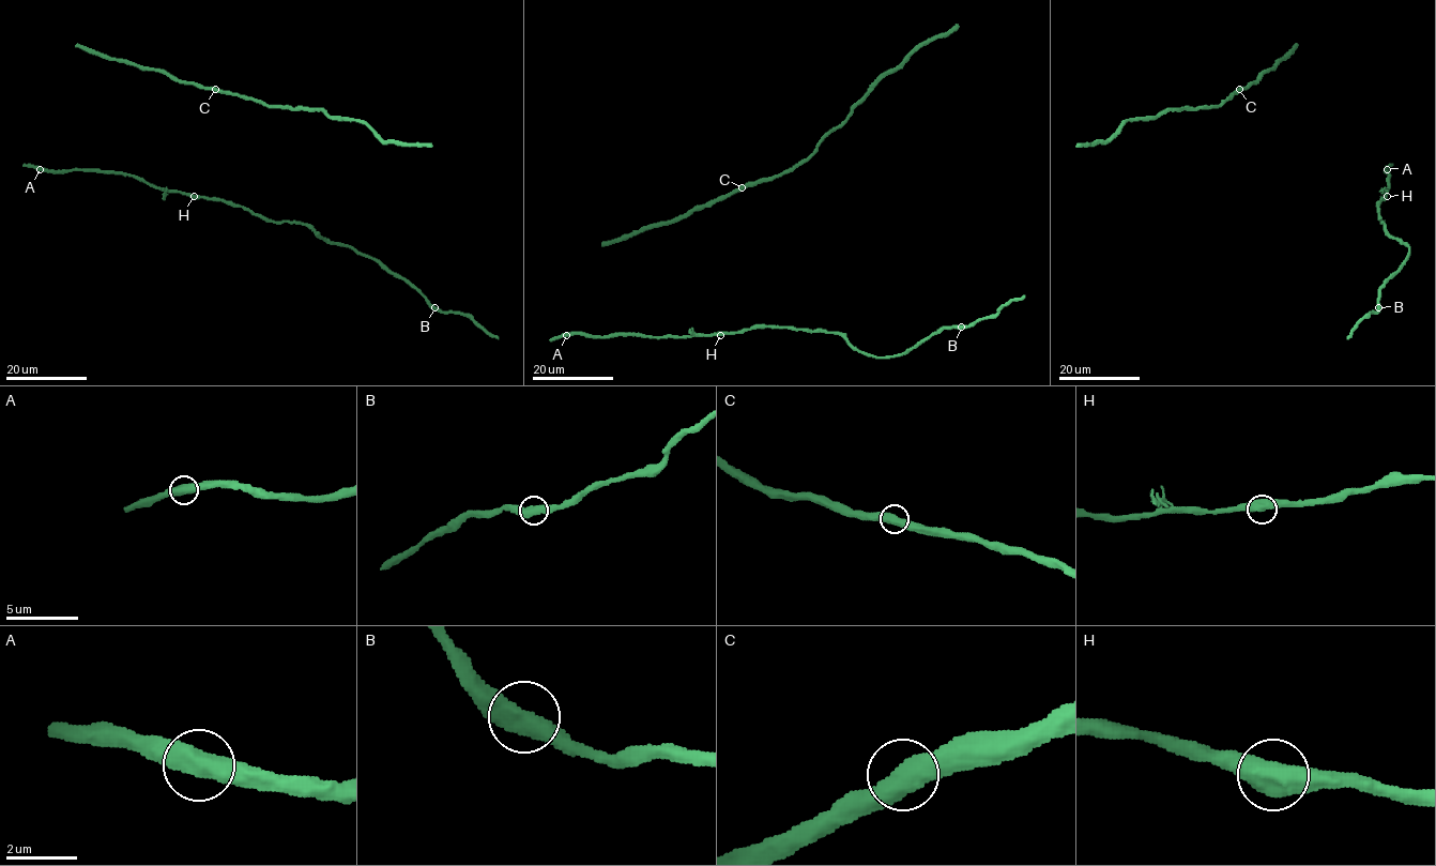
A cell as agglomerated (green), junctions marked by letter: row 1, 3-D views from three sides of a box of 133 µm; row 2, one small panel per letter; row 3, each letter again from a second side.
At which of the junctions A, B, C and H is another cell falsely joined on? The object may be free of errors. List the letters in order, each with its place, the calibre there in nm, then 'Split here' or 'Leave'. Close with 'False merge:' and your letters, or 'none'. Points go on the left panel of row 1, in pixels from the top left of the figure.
A: Place: (40, 169). Thickness 550 nm. Leave
B: Place: (434, 307). Thickness 600 nm. Leave
C: Place: (215, 89). Thickness 550 nm. Leave
H: Place: (194, 196). Thickness 600 nm. Leave
False merge: none

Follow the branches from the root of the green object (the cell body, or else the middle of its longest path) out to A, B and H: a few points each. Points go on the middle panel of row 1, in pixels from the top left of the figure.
A: (624, 333), (602, 337), (566, 335)
B: (624, 333), (689, 337), (792, 327), (838, 332), (861, 352), (894, 356), (944, 328), (962, 327)
H: (624, 333), (652, 337), (720, 335)

